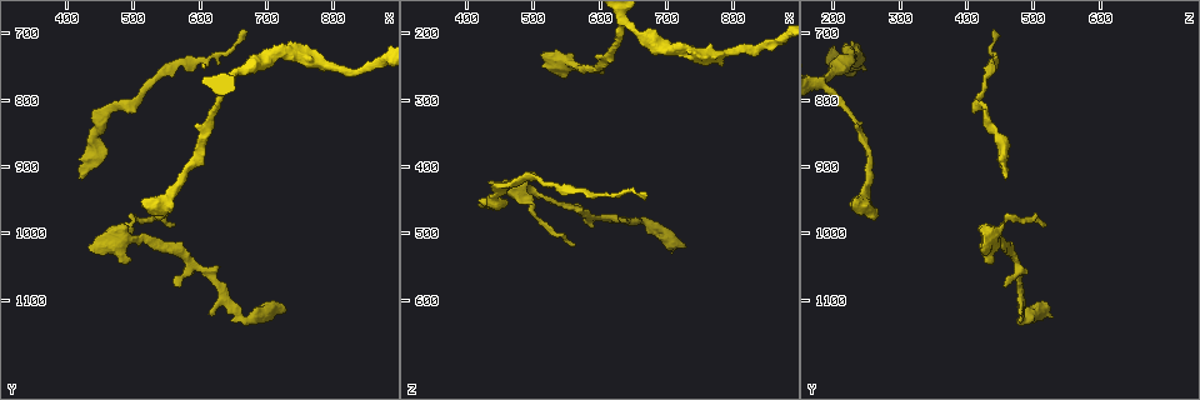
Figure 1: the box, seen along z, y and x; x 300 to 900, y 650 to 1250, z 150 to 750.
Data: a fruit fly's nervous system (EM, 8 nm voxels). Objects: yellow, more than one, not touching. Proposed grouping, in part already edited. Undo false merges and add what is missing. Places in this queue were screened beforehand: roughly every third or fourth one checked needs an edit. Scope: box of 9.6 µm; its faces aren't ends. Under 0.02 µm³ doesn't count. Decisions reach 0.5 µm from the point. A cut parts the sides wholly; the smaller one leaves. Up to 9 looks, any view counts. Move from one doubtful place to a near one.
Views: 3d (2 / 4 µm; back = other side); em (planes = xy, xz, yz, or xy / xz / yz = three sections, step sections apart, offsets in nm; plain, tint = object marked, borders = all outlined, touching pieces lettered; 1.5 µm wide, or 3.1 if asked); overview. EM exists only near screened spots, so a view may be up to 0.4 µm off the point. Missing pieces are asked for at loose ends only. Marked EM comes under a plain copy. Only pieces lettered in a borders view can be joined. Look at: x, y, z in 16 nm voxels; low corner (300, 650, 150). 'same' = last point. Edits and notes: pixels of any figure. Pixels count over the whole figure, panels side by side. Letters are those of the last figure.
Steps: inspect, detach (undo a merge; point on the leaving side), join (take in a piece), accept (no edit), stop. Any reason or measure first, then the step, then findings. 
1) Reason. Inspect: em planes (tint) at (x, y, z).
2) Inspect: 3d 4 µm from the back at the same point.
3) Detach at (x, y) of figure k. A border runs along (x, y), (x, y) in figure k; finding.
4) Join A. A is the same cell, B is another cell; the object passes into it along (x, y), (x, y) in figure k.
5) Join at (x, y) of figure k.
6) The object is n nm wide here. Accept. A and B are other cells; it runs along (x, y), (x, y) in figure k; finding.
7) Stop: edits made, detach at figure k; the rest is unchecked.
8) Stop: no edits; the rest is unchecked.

Inspect: em planes (borders) at (670, 700, 440).

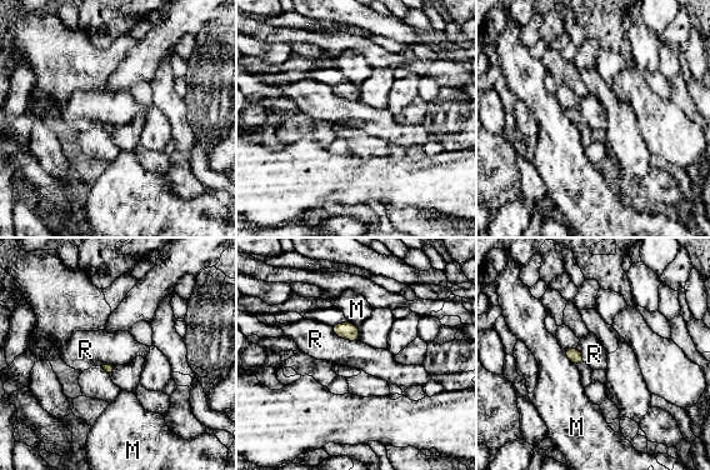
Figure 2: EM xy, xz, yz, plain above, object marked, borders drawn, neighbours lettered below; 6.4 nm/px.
Accept. M and R are other cells; a border runs along (563, 349), (563, 353), (574, 365) in figure 2; no lettered piece goes on from it.

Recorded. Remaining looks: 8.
An open end. Inspect: 3d 2 µm at (420, 915, 455).

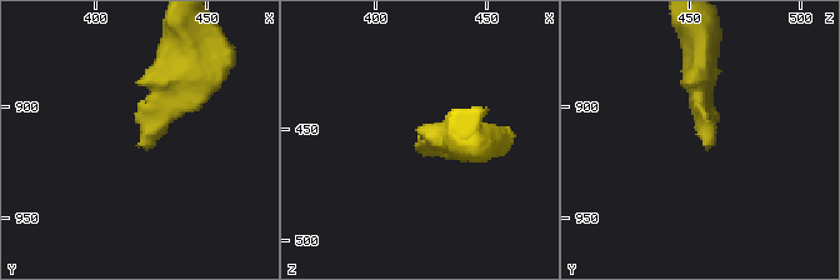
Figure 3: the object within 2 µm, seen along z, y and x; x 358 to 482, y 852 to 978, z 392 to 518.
Need the tissue. Inspect: em planes (borders) at (421, 918, 458).

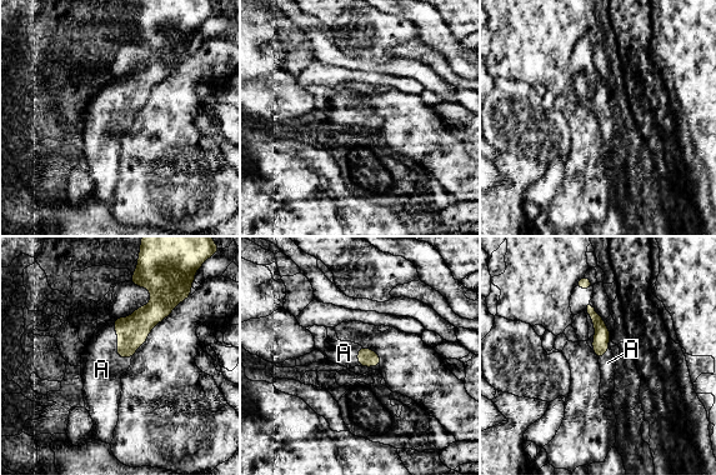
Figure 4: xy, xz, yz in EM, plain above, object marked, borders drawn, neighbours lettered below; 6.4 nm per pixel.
Join A. A is the same cell; the neuron continues.

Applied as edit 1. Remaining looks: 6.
Thin end. Inspect: 3d 4 µm at (560, 985, 515).

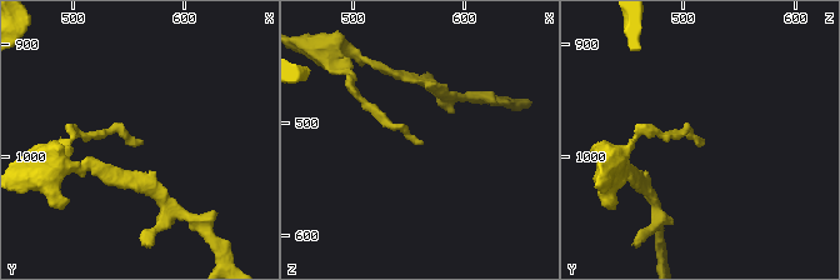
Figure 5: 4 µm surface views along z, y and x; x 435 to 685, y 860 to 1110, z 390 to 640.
Need the tissue. Inspect: em xz step 8 (borders) at (558, 990, 520).

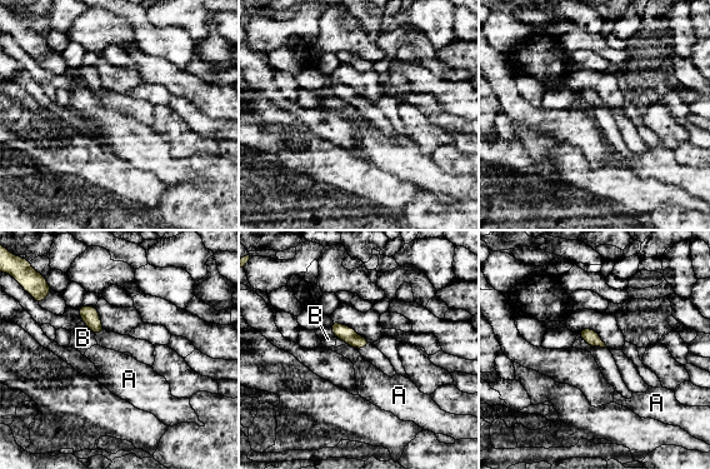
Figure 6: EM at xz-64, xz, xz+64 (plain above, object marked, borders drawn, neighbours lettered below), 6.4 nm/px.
The longest contact is with B, 100 nm. Accept. A and B are other cells; a border runs along (346, 343), (358, 350) in figure 6; no lettered piece goes on from it.

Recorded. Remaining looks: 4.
Abrupt turn. Inspect: em xz step 8 (tint) at (670, 1135, 485).

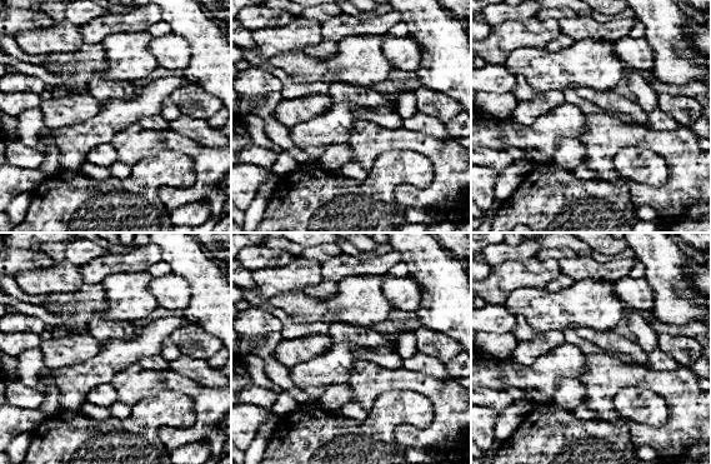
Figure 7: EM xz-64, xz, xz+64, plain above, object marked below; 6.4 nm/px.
Inspect: em xy step 4 (borders) at the same point.

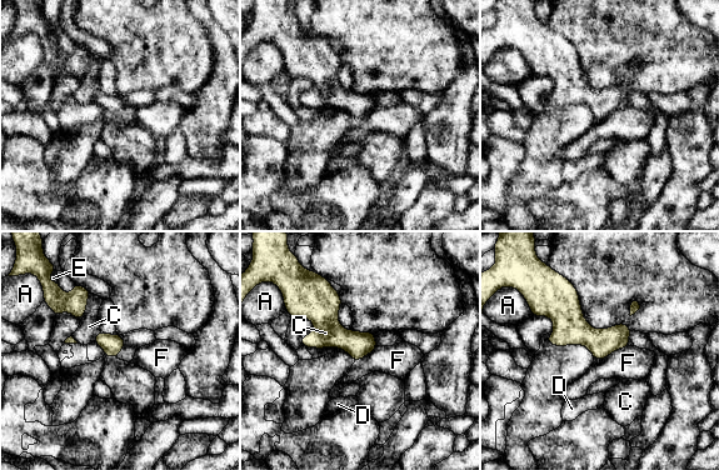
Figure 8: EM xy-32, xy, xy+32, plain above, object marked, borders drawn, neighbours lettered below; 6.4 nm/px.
The longest contact is with F, 220 nm. Accept. A, C, D, E and F are other cells; a border runs along (628, 345), (615, 349), (597, 360) in figure 8; all the same neuron.

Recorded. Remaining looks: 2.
Stop: edits made, join at figure 4; the rest is unchecked.

